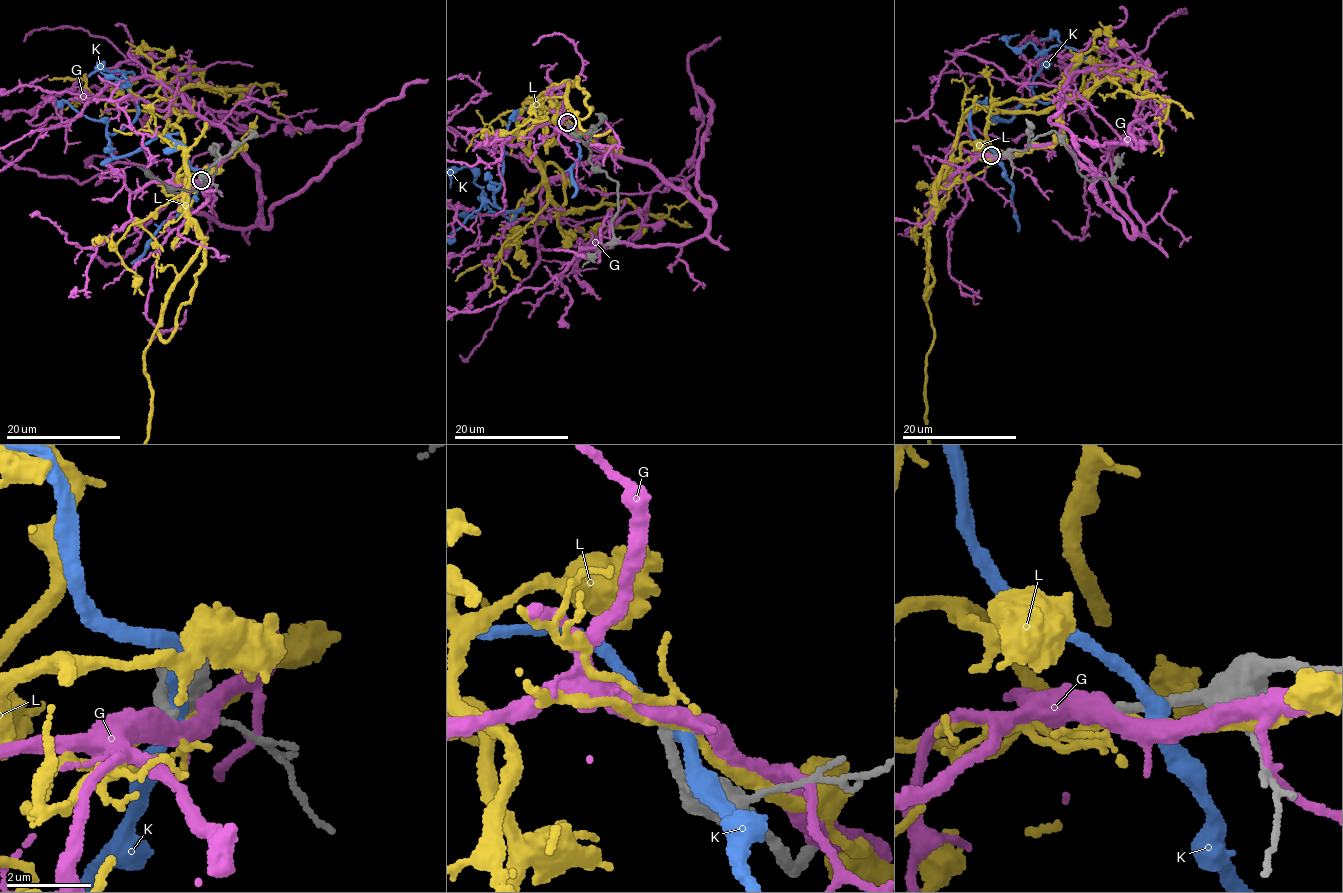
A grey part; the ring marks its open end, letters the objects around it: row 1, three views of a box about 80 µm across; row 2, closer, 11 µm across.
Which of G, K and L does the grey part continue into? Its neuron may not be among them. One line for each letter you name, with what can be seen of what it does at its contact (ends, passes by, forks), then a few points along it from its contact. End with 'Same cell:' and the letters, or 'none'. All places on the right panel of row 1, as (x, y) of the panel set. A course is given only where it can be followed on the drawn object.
Same cell: none

